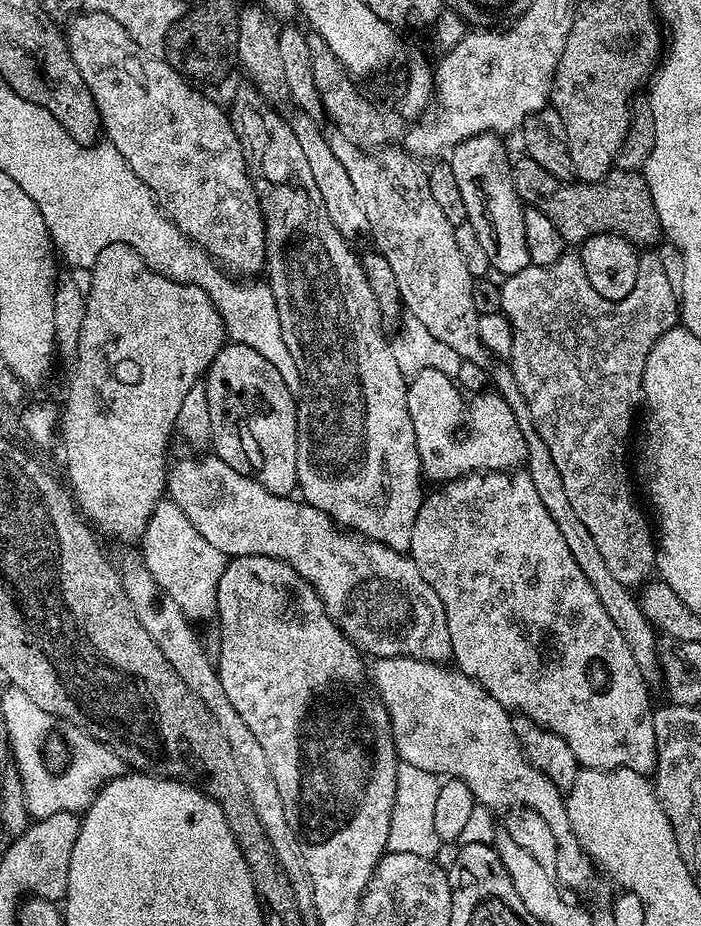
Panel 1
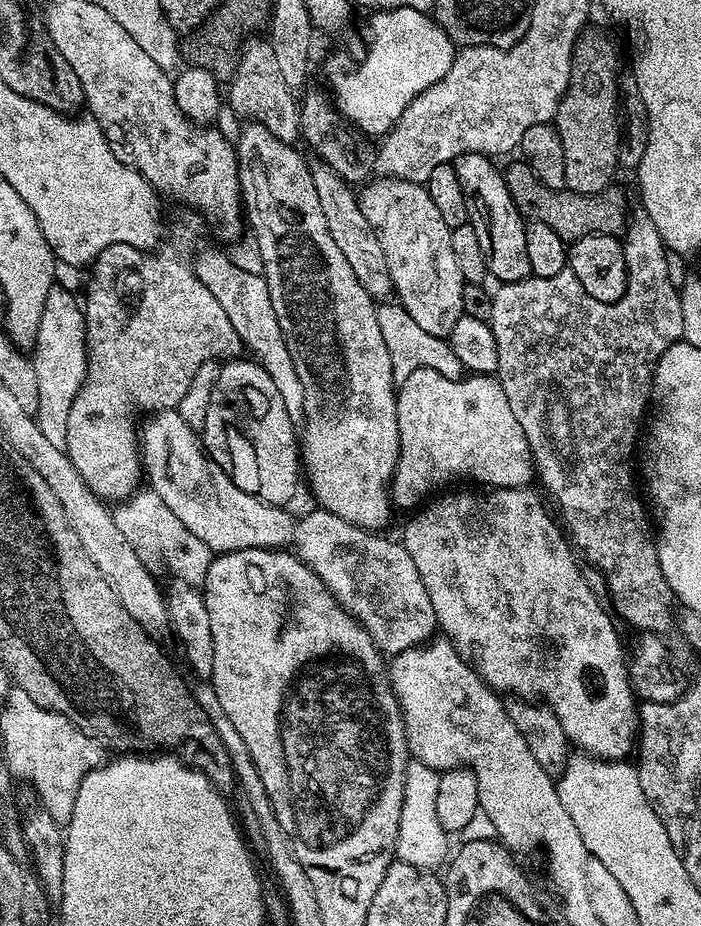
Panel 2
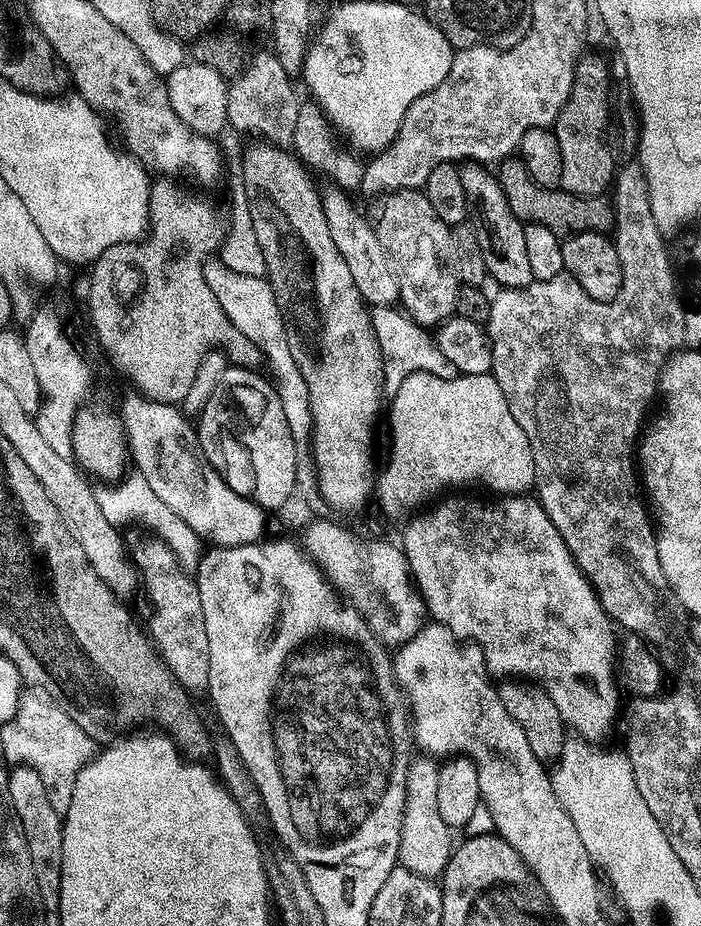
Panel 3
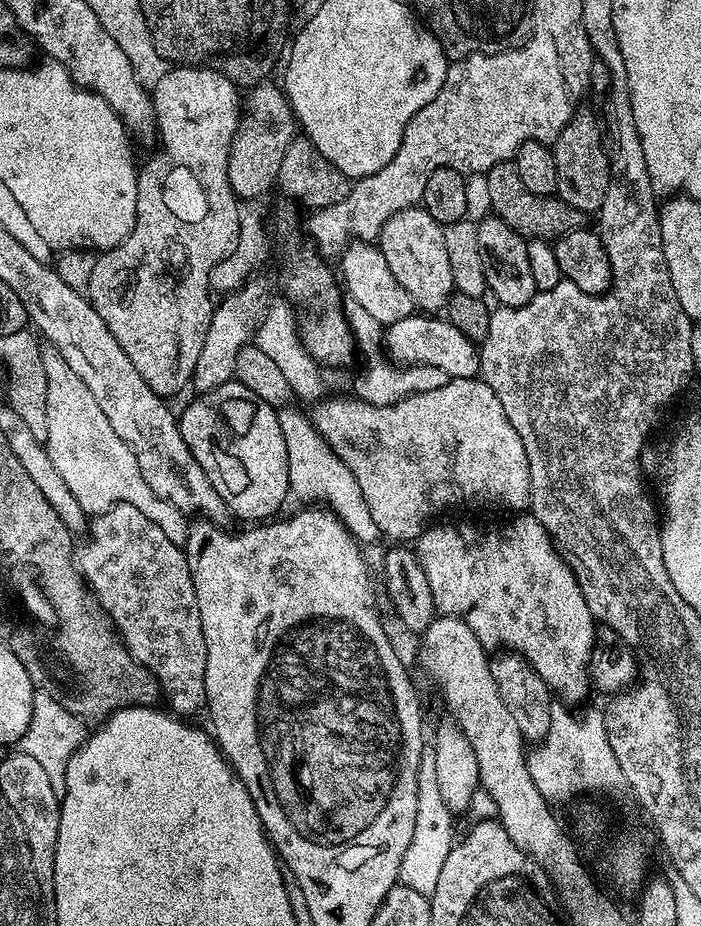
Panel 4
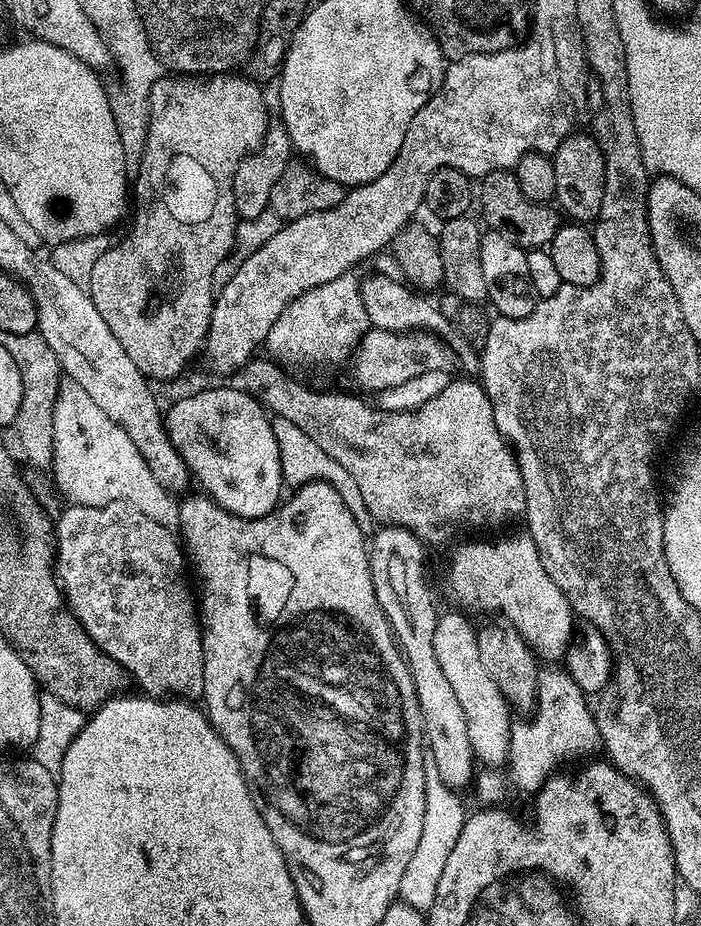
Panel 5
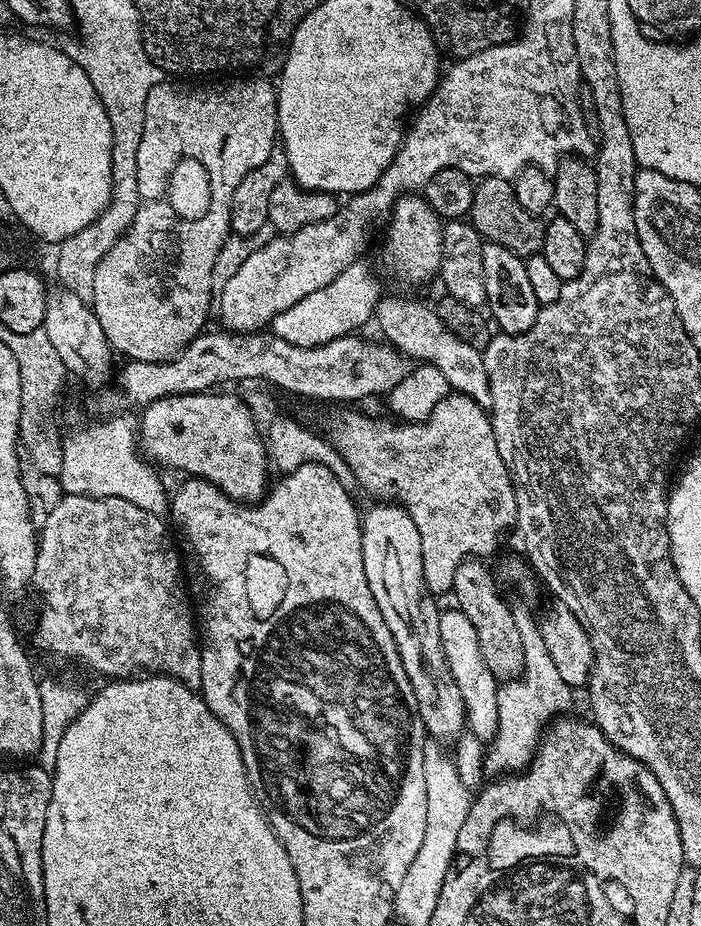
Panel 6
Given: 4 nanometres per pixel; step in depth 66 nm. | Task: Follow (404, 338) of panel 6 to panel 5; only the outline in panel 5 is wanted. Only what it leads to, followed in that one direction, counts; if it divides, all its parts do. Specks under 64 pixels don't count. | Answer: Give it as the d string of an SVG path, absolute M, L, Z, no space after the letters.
M364 276L360 282L360 293L362 294L362 304L366 306L368 323L371 327L390 330L391 332L426 332L433 336L440 337L449 348L452 349L455 359L465 368L465 373L472 374L478 368L478 352L473 345L466 342L446 322L446 318L440 313L439 307L427 300L427 295L421 294L415 287L407 283L399 282L395 284L388 276Z

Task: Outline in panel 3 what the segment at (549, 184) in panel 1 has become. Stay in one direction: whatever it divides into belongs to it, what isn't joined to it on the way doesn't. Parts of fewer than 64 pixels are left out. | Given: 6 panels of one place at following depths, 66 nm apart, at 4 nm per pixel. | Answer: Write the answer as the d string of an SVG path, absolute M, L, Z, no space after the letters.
M505 158L499 161L498 179L502 186L502 194L506 194L506 202L510 210L525 224L546 226L546 230L564 238L578 232L607 233L612 224L612 216L608 213L607 199L598 196L575 196L563 188L543 188L530 178L526 166L518 158Z

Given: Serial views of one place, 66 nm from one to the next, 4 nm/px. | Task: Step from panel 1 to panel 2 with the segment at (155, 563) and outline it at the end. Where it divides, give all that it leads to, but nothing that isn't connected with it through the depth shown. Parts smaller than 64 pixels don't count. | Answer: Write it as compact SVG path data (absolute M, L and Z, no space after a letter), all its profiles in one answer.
M153 499L152 504L147 504L144 500L135 500L128 502L133 504L128 504L125 508L115 509L118 530L128 533L128 539L137 546L149 544L164 559L165 566L176 575L175 579L179 583L203 585L206 570L214 558L212 549L204 545L199 538L194 538L190 530L186 530L186 526L170 511L166 502Z

